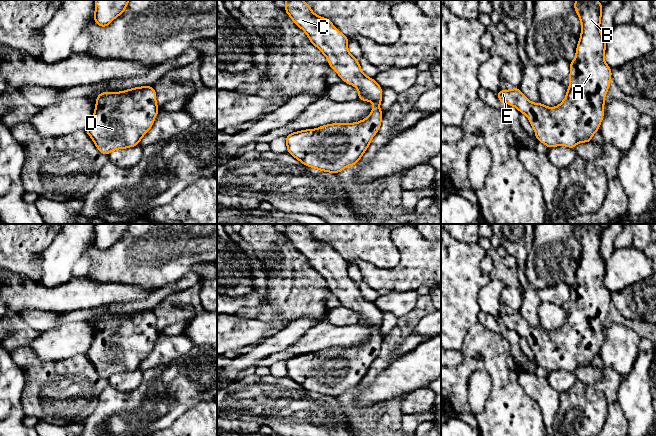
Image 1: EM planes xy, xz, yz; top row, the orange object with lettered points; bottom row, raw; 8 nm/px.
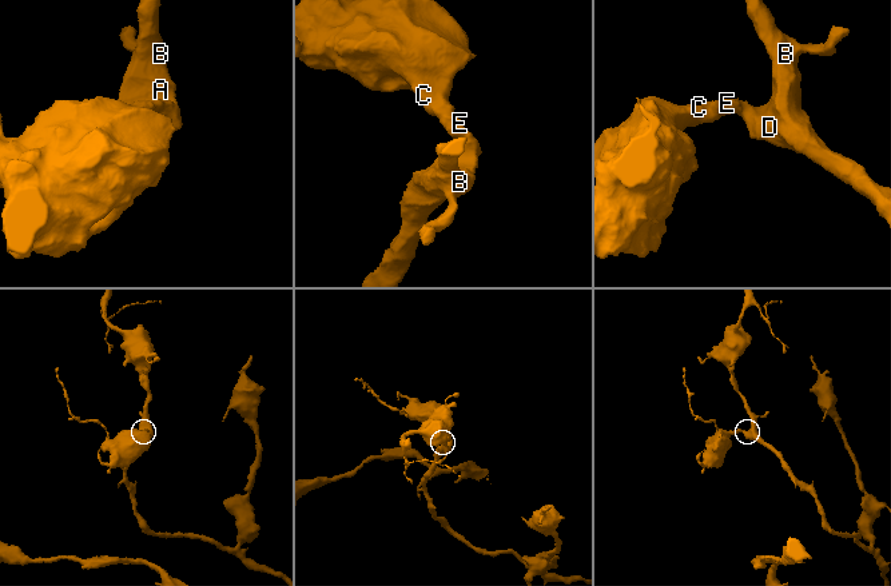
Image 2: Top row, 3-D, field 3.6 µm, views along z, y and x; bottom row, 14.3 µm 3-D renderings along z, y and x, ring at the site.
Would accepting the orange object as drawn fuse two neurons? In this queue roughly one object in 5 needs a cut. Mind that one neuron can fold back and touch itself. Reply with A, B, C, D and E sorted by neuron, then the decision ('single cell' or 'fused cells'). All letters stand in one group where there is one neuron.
groups A B C D E; single cell

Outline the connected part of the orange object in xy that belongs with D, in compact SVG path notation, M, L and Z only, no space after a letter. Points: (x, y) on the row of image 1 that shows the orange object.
M152 86L131 88L121 92L98 93L94 115L85 131L94 141L96 148L108 155L116 149L125 149L139 144L141 138L152 127L159 107Z

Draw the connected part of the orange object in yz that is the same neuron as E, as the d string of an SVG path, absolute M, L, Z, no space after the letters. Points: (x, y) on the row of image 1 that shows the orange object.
M576 0L574 8L582 28L576 56L570 62L570 86L567 88L565 99L557 107L549 108L543 103L529 101L519 88L500 90L496 94L501 102L516 107L528 117L537 140L548 148L564 145L574 149L578 143L592 141L592 136L599 131L604 116L604 98L612 77L612 70L604 60L606 37L600 31L603 5L598 0Z

